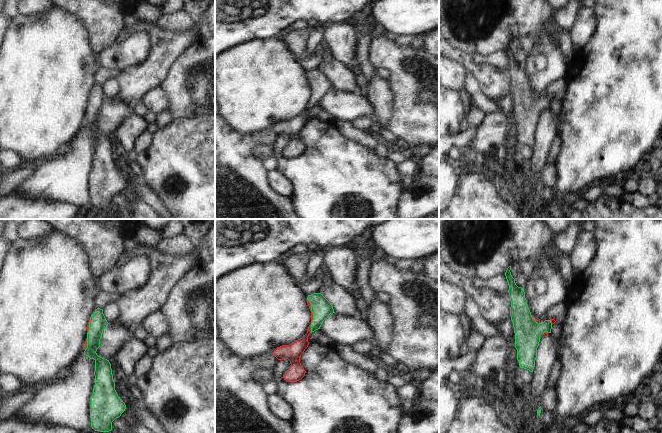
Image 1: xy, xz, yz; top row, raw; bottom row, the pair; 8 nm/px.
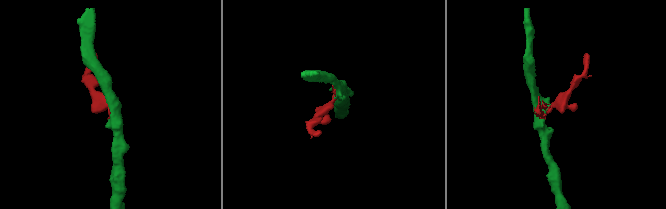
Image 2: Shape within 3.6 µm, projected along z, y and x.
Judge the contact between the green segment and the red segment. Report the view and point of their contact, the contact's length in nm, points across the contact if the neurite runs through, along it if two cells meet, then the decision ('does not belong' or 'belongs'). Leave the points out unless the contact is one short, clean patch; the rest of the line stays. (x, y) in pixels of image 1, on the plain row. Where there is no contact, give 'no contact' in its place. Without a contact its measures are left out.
contact xz (311, 104); length 70 nm; way xz (321, 84), (316, 99), (311, 104), (304, 116), (292, 128); belongs

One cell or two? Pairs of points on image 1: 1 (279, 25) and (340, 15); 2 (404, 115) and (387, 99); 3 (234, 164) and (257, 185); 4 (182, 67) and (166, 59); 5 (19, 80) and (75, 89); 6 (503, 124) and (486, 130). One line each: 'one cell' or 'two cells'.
1: one cell
2: two cells
3: one cell
4: two cells
5: one cell
6: one cell

